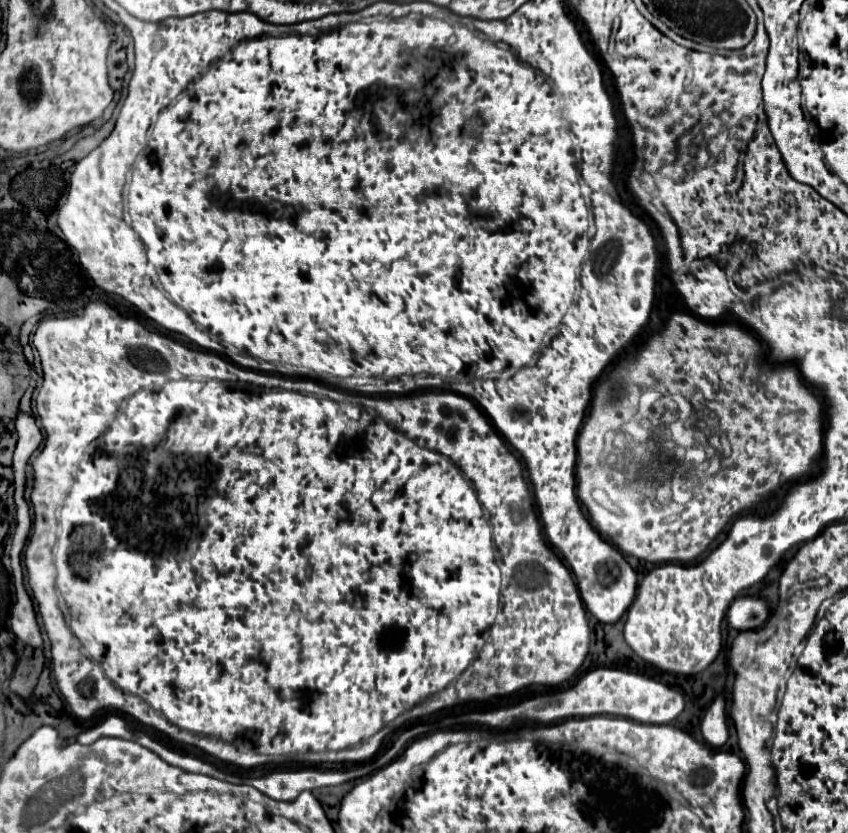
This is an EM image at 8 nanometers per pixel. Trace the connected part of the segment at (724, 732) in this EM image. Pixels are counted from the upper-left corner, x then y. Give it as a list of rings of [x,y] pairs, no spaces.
[[[718,695],[714,699],[714,703],[708,707],[702,723],[700,723],[700,731],[704,737],[704,743],[708,743],[710,747],[718,749],[728,741],[728,721],[726,721],[726,699],[722,695]]]

